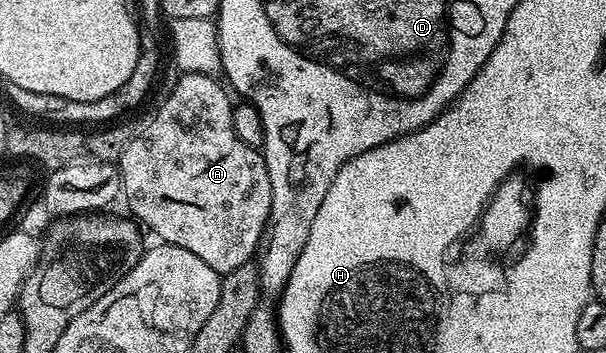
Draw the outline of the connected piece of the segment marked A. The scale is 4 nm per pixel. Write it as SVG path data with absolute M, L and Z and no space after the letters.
M186 72L178 75L178 77L178 80L173 84L173 89L169 92L169 97L158 106L157 113L152 113L149 116L147 126L133 139L131 146L127 146L127 150L123 150L119 161L123 200L129 203L130 210L142 220L140 223L146 229L149 227L157 235L158 241L183 246L183 250L191 250L191 254L203 258L203 262L207 262L207 266L211 266L211 270L224 274L235 270L235 266L250 263L258 255L261 237L265 235L267 218L271 214L271 202L273 201L271 178L265 165L264 155L258 149L247 146L247 142L243 142L243 138L239 138L239 134L235 134L235 126L233 125L234 101L229 100L230 93L227 91L226 85L220 79L217 81L217 78L213 76L204 76L194 72Z

